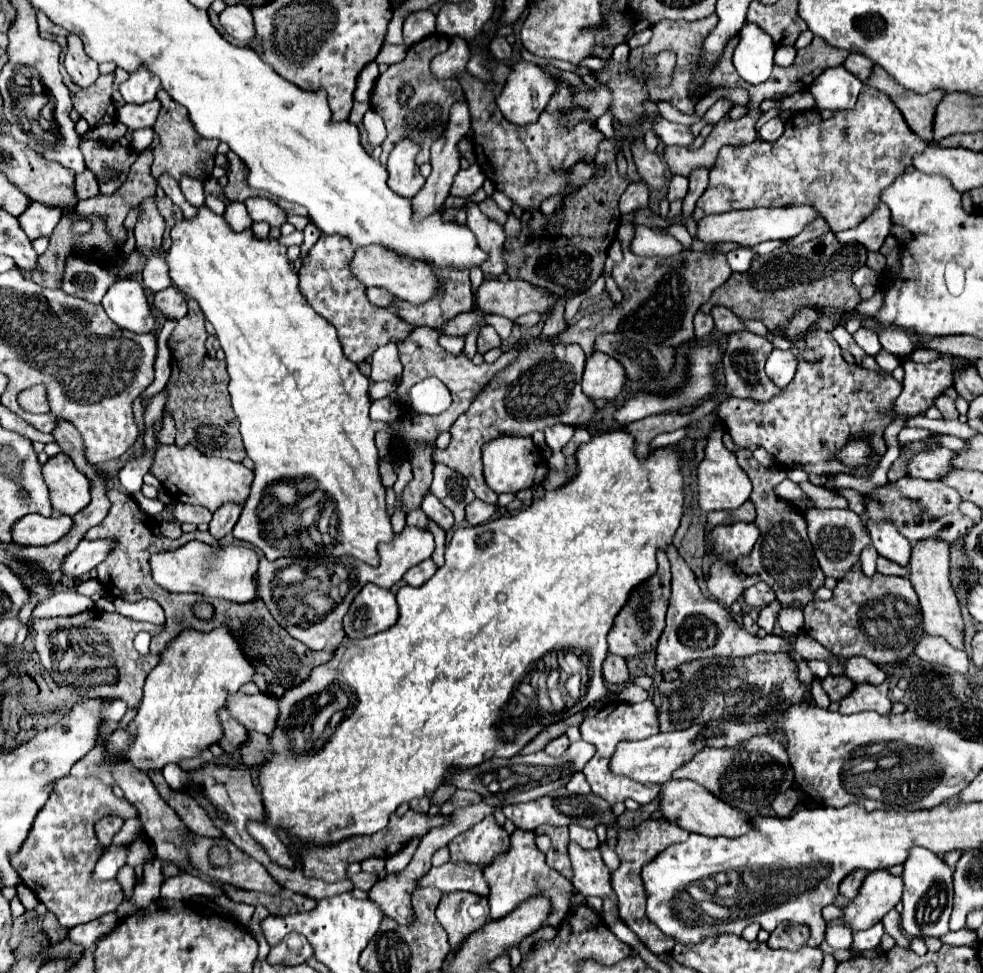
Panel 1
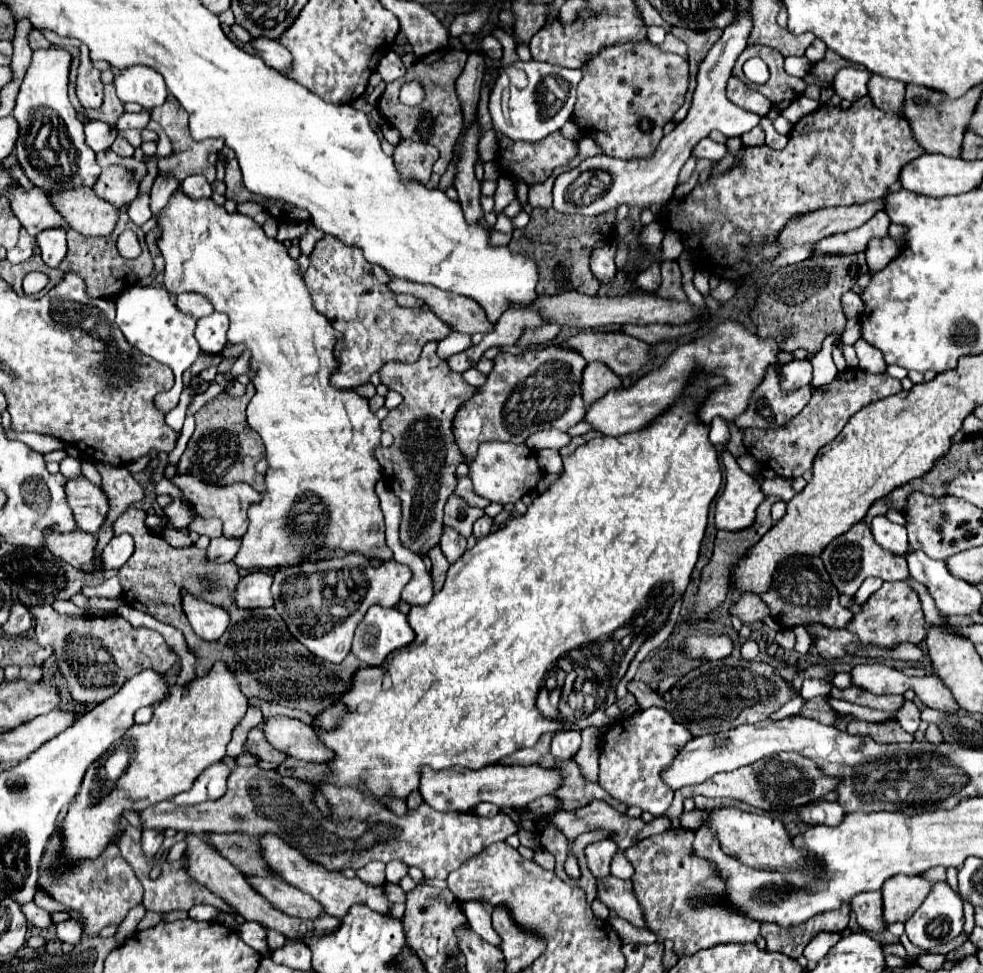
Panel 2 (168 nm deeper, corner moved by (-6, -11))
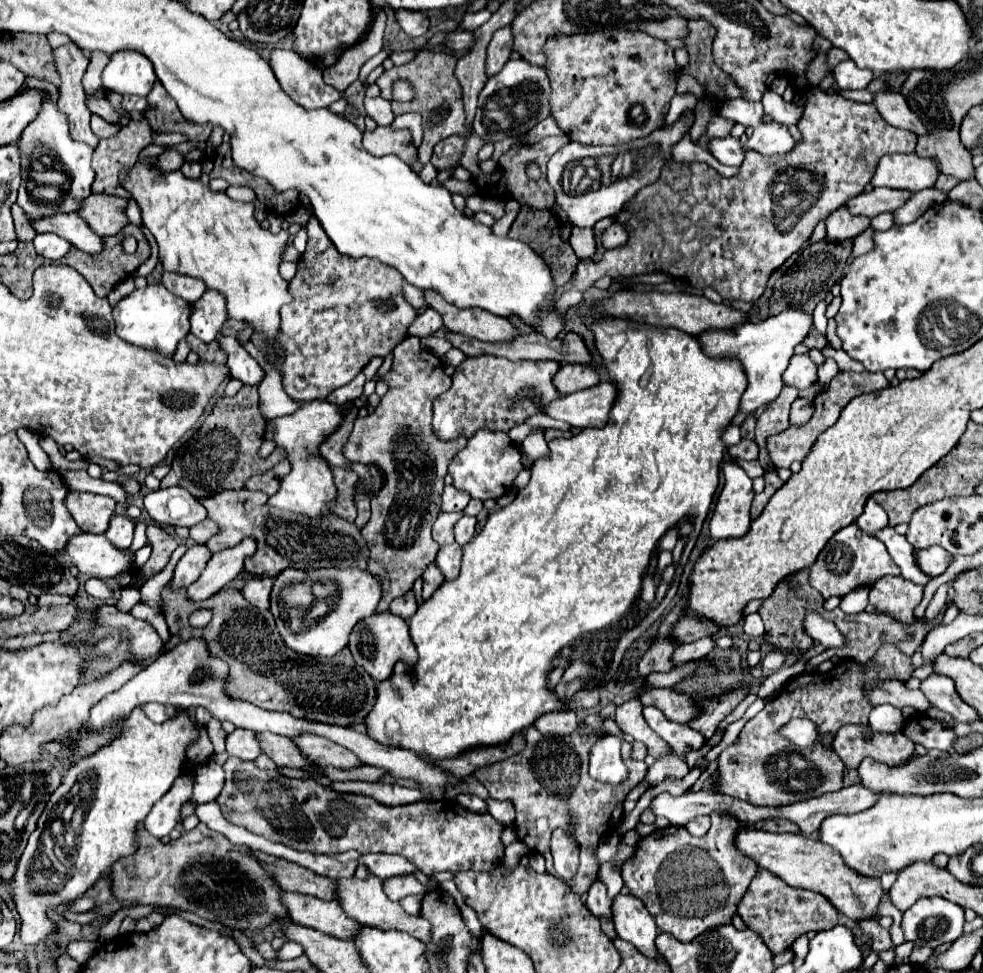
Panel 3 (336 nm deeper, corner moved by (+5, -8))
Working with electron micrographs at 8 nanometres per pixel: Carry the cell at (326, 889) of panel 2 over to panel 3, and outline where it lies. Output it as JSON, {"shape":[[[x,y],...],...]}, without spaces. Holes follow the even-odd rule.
{"shape":[[[367,870],[367,878],[359,880],[359,878],[337,878],[335,880],[335,894],[337,894],[337,902],[343,908],[343,912],[361,922],[361,924],[371,924],[375,928],[383,928],[383,930],[405,930],[411,936],[419,938],[421,942],[427,942],[429,936],[429,926],[425,924],[425,920],[421,916],[411,916],[407,914],[397,902],[391,902],[383,890],[383,880],[377,878],[373,872]]]}

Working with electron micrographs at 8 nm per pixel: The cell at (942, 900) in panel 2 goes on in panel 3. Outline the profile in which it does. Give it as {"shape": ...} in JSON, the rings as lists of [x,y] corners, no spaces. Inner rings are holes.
{"shape":[[[921,898],[909,910],[903,912],[901,930],[903,930],[905,940],[915,942],[917,946],[937,948],[939,944],[955,942],[963,932],[963,924],[965,924],[965,918],[963,918],[961,906],[957,906],[945,898]]]}

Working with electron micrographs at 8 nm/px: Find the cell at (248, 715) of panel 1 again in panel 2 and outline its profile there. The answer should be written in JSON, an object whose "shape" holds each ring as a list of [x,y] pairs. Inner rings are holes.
{"shape":[[[274,717],[264,721],[260,727],[266,733],[268,741],[274,743],[274,747],[294,759],[312,763],[328,763],[334,759],[334,751],[326,751],[326,747],[322,747],[322,741],[318,739],[314,727],[298,719]]]}

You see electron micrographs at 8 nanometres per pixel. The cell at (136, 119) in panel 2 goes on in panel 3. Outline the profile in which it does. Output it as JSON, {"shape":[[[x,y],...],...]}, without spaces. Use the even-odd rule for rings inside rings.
{"shape":[[[87,100],[87,104],[93,114],[99,114],[101,118],[105,118],[111,124],[117,124],[121,120],[121,114],[111,106],[109,100]]]}

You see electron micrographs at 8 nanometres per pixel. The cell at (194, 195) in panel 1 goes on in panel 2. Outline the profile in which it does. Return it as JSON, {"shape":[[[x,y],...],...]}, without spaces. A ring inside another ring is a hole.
{"shape":[[[190,175],[182,181],[182,191],[192,199],[204,199],[212,195],[212,187],[204,175]]]}

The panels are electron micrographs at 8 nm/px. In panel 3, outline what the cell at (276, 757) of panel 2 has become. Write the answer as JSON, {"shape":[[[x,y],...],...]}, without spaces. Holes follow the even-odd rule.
{"shape":[[[257,732],[255,740],[261,746],[261,752],[267,754],[277,766],[289,766],[289,768],[305,768],[311,766],[311,762],[295,748],[295,744],[279,734],[271,732]]]}

